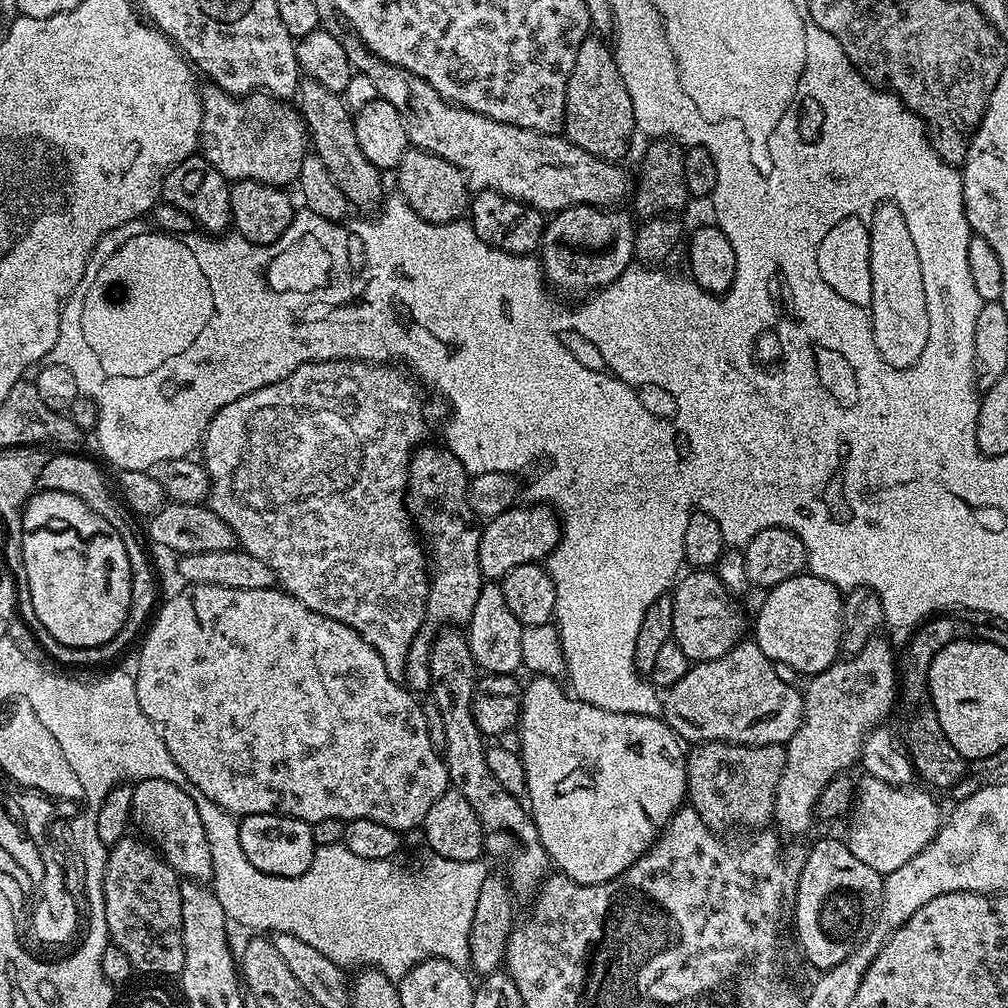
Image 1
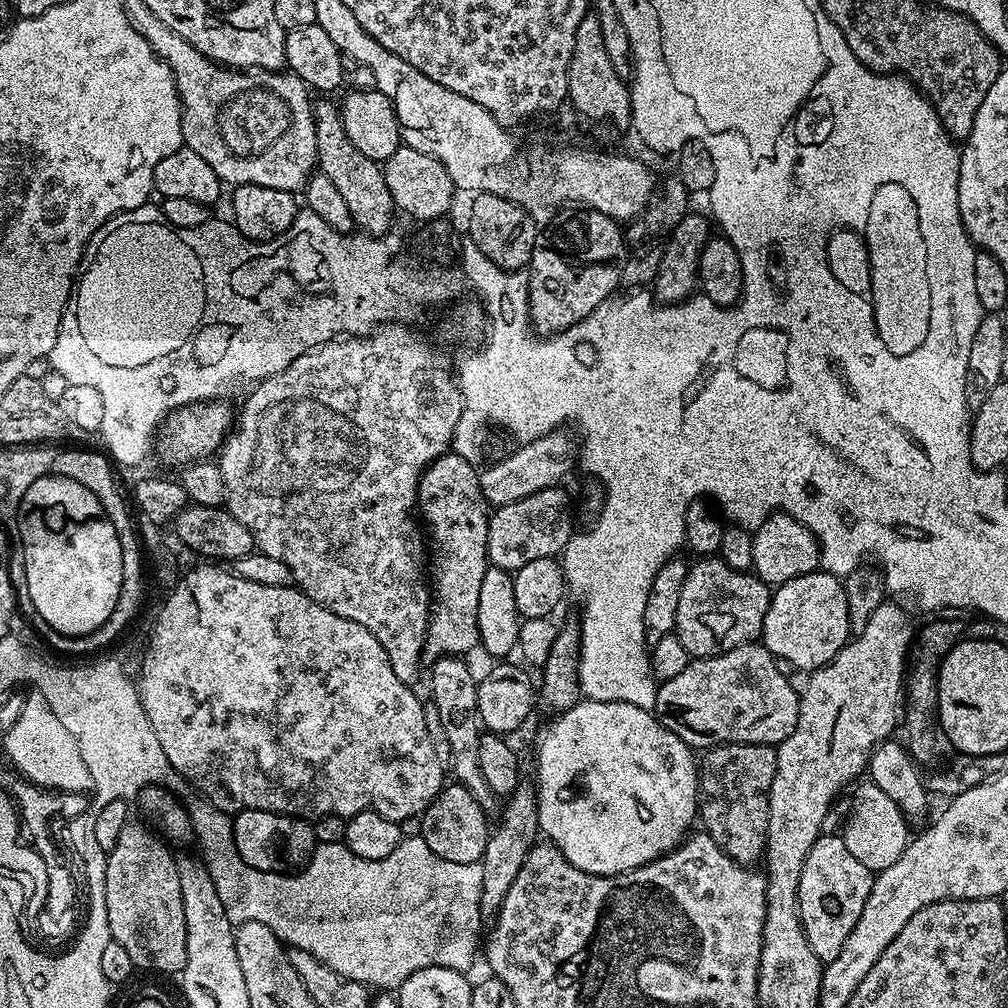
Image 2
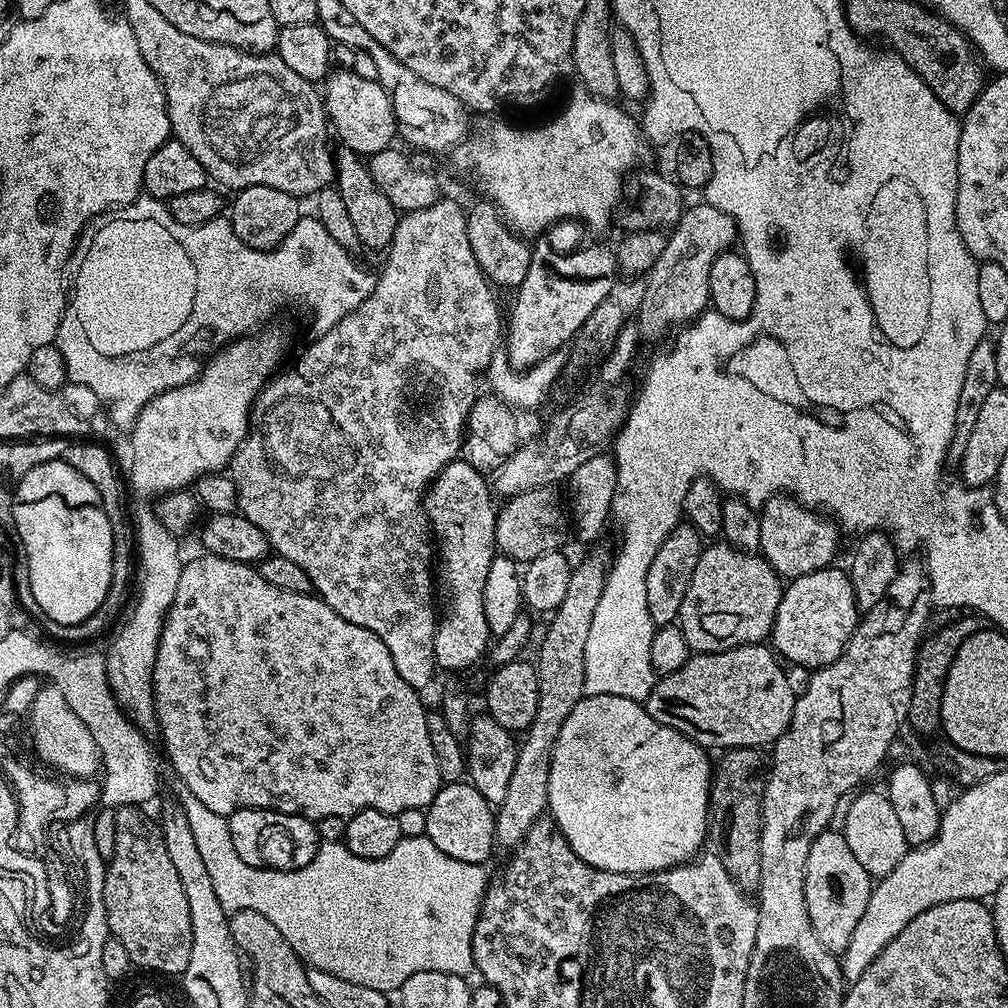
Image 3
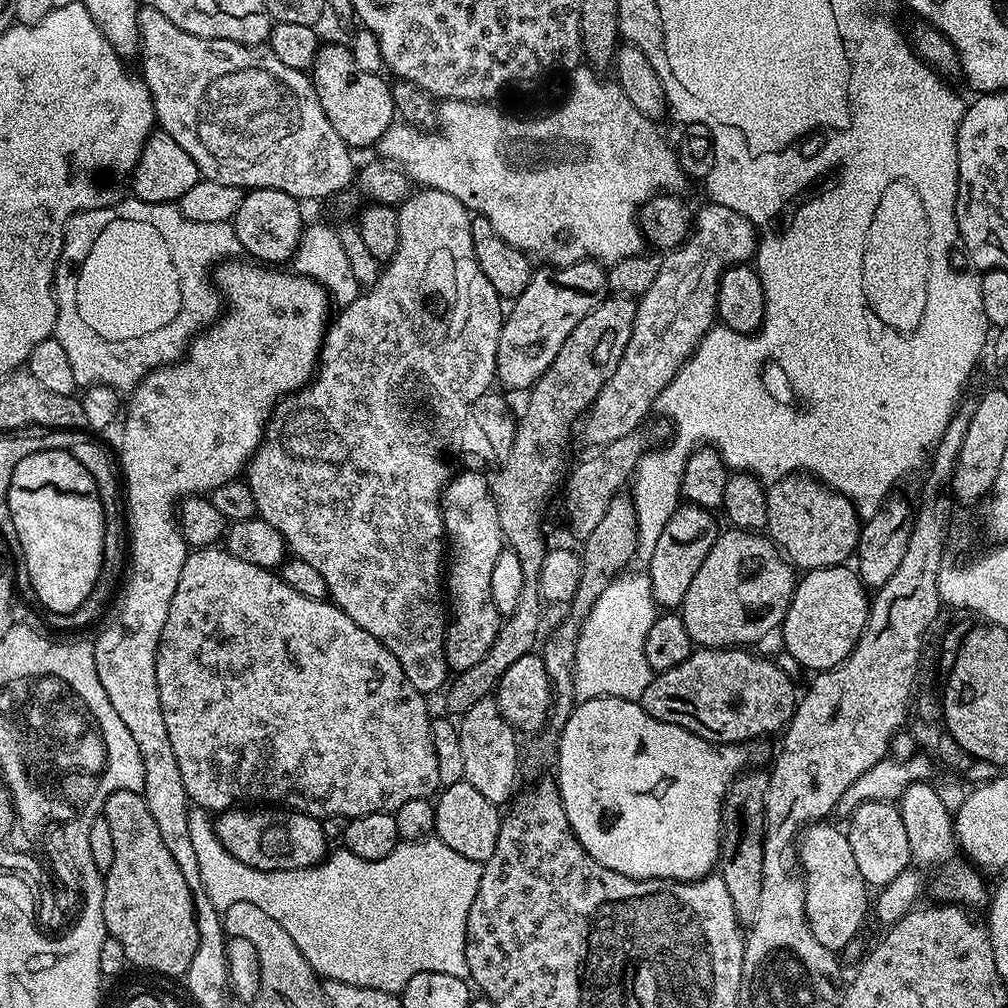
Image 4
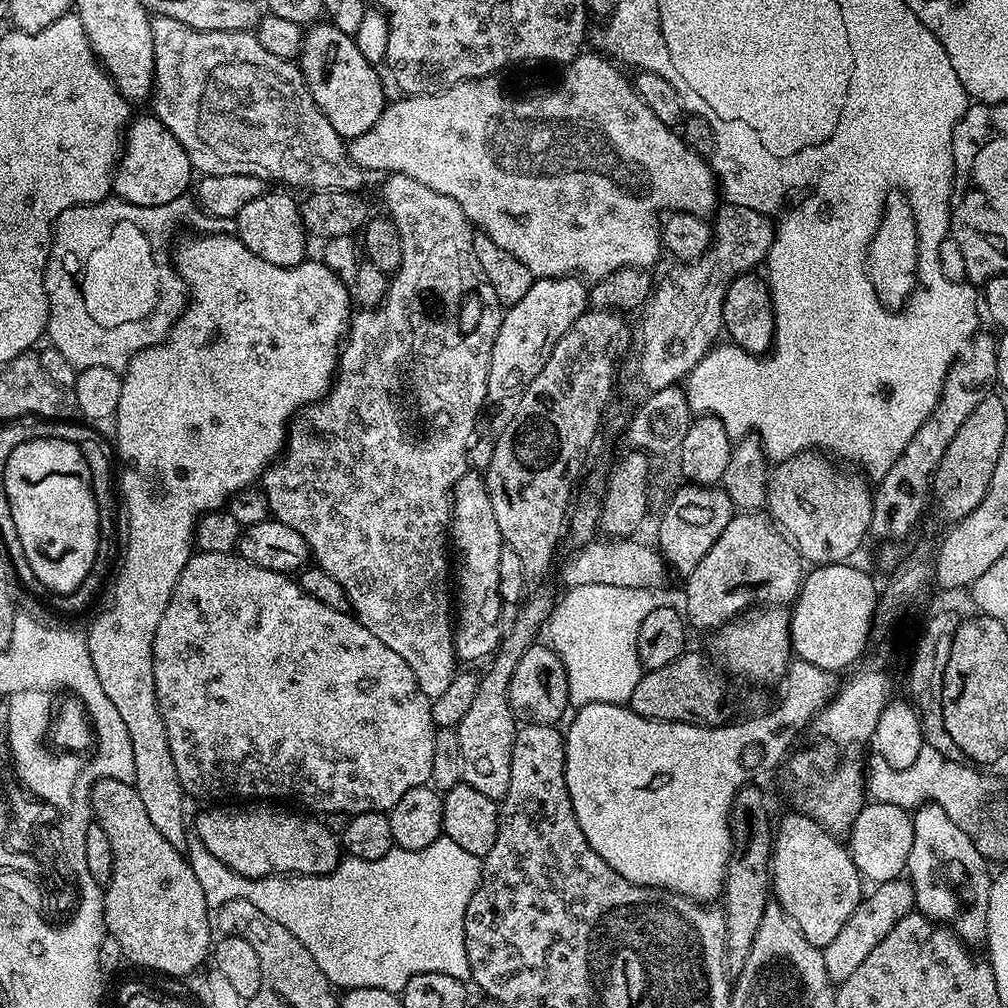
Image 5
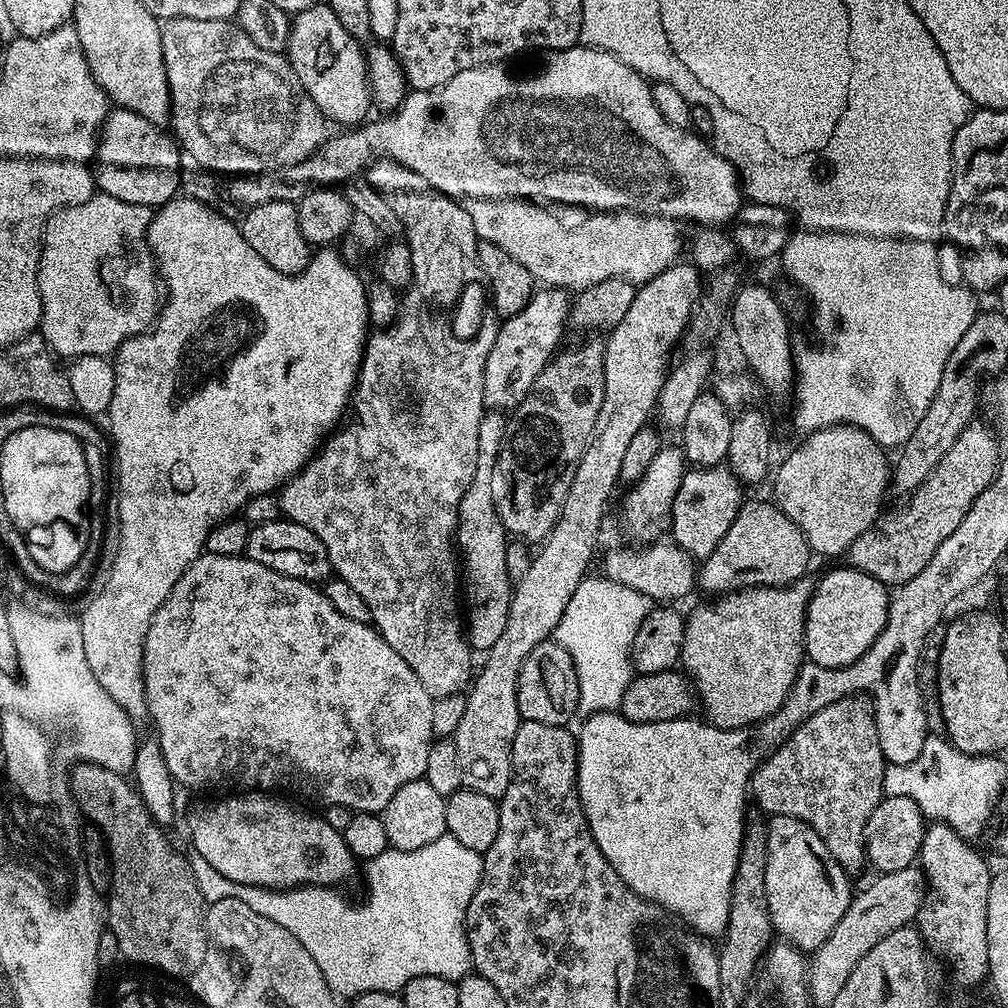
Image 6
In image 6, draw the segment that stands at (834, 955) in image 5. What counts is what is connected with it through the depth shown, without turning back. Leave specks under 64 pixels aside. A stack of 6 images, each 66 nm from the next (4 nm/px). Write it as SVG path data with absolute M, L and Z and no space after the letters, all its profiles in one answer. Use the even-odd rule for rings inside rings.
M913 866L886 872L875 877L873 884L857 891L852 897L846 914L842 914L842 922L830 930L830 938L822 942L822 946L811 953L808 965L808 994L813 1005L831 1006L834 998L846 986L846 978L850 978L850 970L862 962L886 934L899 928L907 928L915 921L920 903L924 900L926 881L919 867Z

